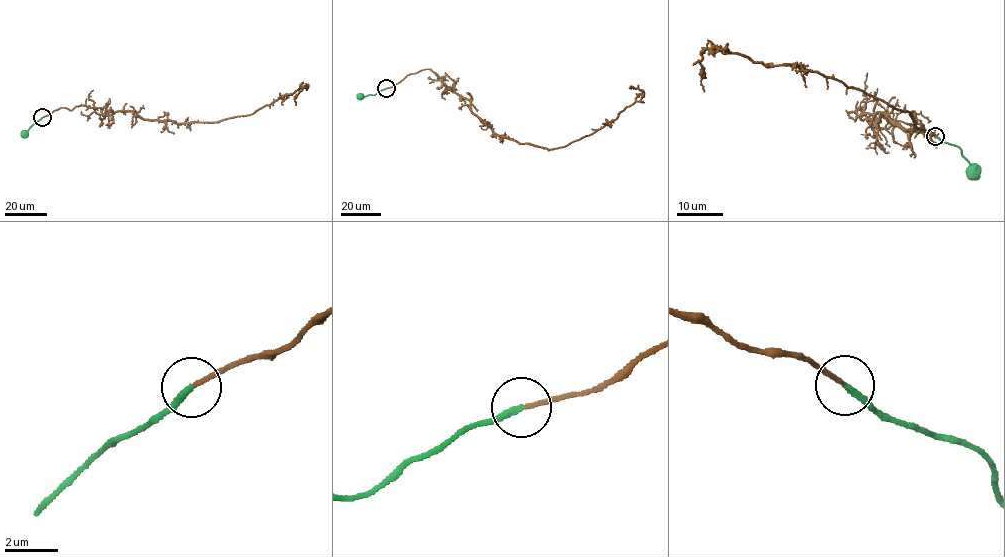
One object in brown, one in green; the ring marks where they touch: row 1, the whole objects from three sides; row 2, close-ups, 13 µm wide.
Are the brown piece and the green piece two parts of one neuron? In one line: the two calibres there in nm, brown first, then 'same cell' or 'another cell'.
calibres 150 and 240 nm; same cell

